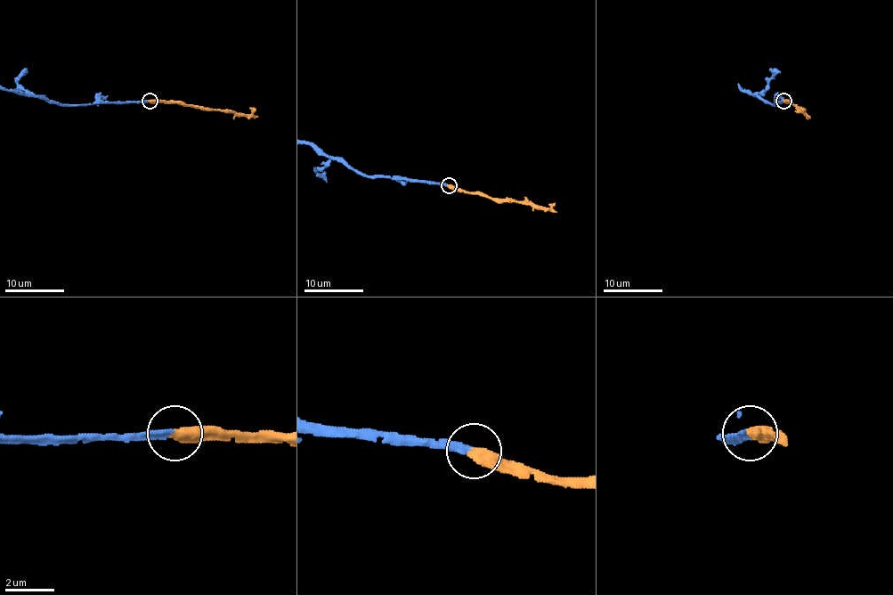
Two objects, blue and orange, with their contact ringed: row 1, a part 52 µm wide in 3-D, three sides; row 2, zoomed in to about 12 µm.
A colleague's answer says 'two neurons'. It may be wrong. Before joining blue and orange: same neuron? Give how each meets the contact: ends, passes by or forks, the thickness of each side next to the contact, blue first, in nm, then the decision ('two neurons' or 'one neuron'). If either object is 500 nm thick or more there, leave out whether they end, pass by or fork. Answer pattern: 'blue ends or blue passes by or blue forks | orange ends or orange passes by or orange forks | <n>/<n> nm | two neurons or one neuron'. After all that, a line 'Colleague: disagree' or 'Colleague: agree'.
blue ends | orange ends | 280/480 nm | one neuron
Colleague: disagree

